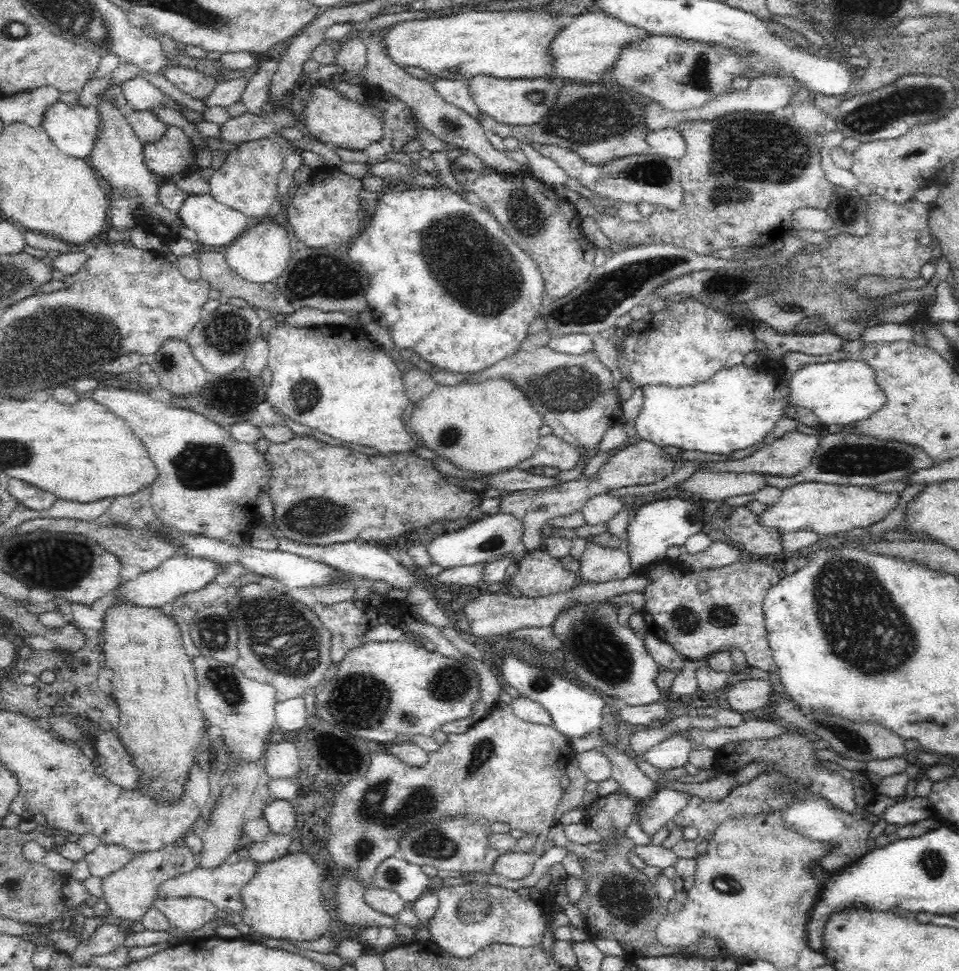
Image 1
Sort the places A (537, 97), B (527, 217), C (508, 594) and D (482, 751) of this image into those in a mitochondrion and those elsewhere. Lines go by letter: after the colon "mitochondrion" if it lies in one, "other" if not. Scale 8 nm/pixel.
A: mitochondrion
B: mitochondrion
C: other
D: mitochondrion

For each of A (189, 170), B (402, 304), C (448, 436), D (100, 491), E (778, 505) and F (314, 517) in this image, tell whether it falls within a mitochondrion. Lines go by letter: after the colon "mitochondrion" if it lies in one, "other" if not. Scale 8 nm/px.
A: other
B: other
C: mitochondrion
D: other
E: other
F: mitochondrion

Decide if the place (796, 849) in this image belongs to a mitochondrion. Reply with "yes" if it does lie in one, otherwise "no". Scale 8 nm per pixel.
no

